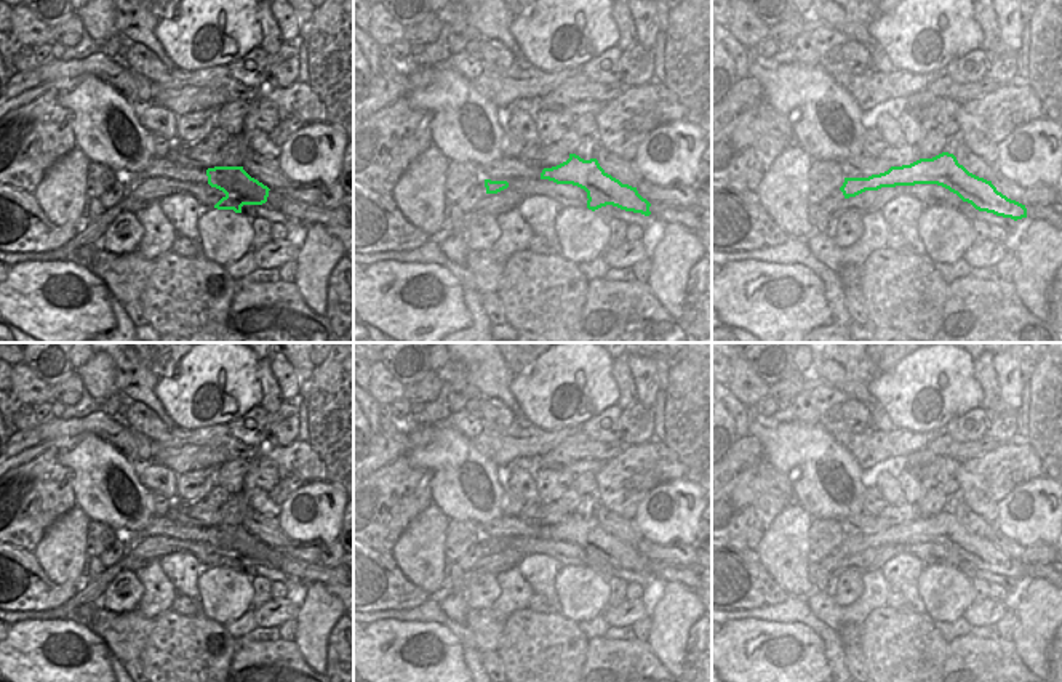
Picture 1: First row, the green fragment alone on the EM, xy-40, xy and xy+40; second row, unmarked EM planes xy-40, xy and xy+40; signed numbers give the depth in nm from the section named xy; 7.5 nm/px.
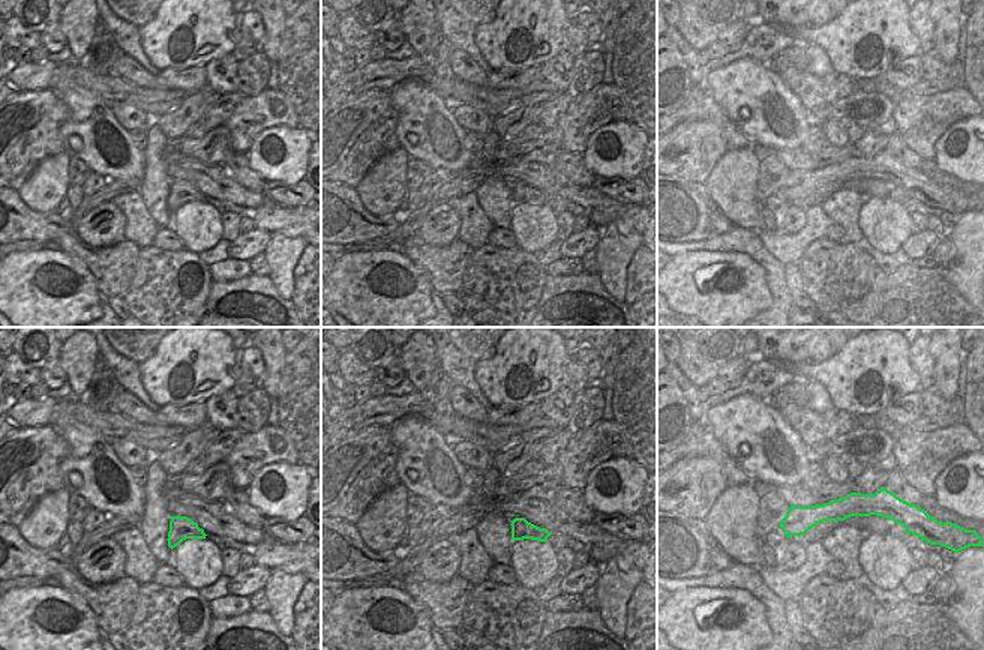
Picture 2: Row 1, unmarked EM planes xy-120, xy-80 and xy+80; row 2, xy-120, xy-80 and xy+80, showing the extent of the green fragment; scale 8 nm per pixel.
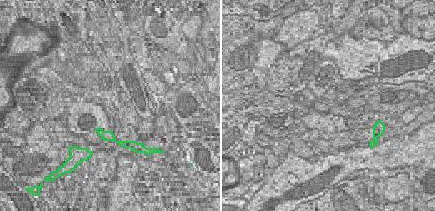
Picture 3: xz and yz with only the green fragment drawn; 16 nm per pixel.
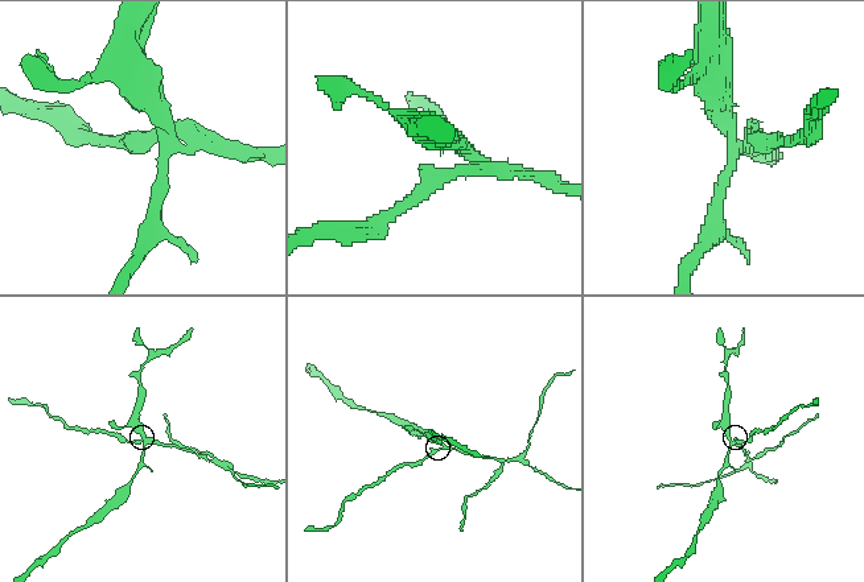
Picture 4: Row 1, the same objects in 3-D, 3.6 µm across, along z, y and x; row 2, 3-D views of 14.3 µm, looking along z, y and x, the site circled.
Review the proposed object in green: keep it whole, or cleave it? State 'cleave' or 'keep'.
cleave

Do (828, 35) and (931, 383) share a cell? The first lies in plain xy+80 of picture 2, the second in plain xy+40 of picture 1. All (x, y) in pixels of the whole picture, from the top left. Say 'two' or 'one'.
one

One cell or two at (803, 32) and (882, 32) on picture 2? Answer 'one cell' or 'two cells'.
one cell

